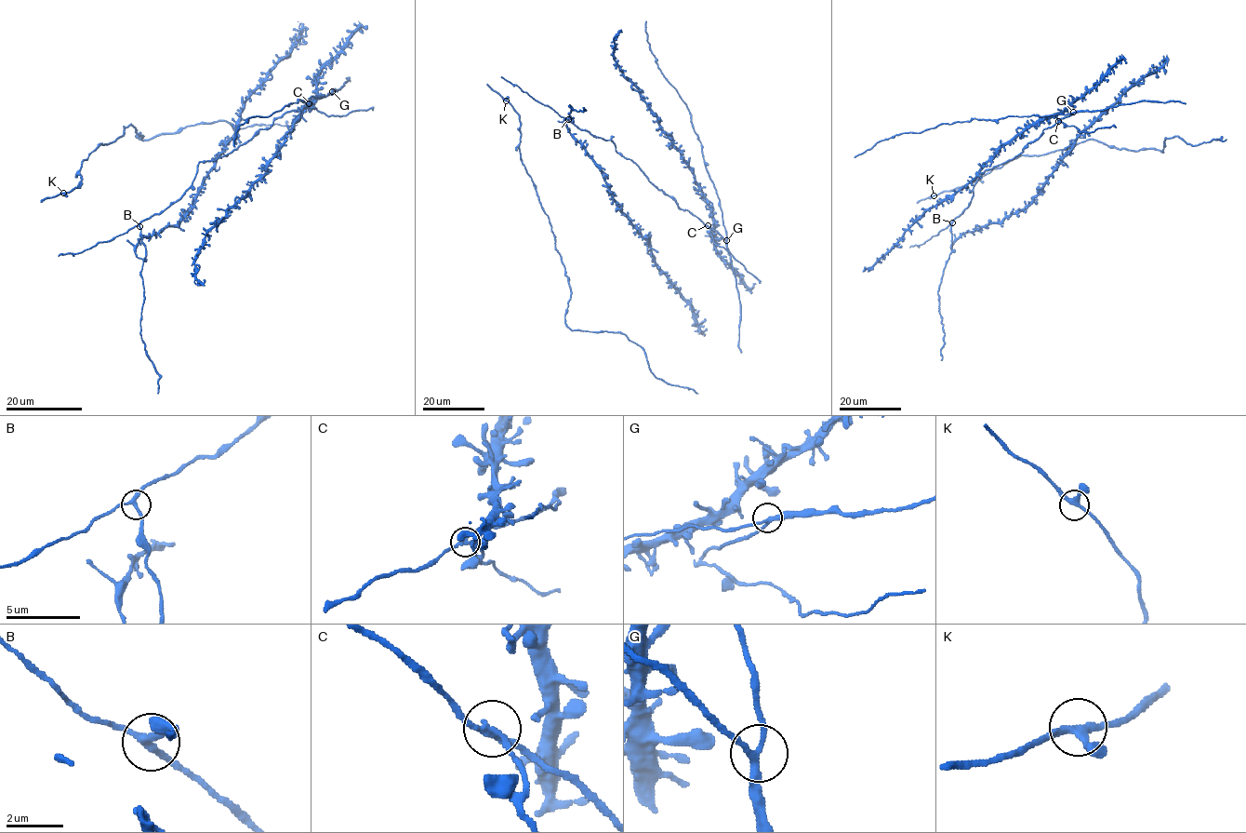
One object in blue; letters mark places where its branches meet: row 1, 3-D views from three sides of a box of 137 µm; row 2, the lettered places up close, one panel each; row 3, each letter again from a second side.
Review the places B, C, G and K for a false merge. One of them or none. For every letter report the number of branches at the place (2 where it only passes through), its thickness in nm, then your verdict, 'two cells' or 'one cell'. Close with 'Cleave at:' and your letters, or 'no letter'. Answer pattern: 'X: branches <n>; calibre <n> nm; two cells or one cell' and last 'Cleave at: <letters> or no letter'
B: branches 3; calibre 220 nm; one cell
C: branches 3; calibre 200 nm; two cells
G: branches 3; calibre 240 nm; one cell
K: branches 3; calibre 240 nm; one cell
Cleave at: C

